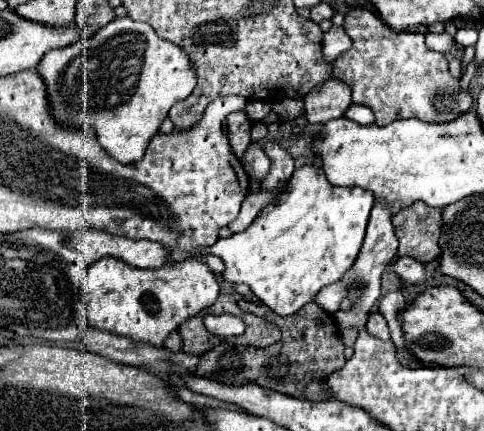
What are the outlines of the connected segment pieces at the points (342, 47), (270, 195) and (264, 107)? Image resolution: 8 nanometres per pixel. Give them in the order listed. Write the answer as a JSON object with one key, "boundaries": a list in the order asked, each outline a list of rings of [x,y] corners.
{"boundaries":[[[[331,27],[325,35],[323,35],[323,55],[327,59],[327,63],[335,63],[335,59],[345,53],[347,49],[351,49],[351,37],[345,33],[343,27]]],[[[259,189],[257,193],[249,193],[247,199],[243,201],[243,207],[241,207],[241,213],[235,221],[231,221],[229,229],[233,233],[239,233],[239,231],[245,231],[253,221],[255,217],[267,207],[271,205],[277,197],[279,197],[281,191],[265,191],[265,189]]],[[[259,99],[249,101],[249,103],[247,103],[247,109],[245,109],[247,117],[249,117],[253,123],[263,121],[269,111],[271,111],[271,103],[265,103],[265,101],[259,101]]]]}

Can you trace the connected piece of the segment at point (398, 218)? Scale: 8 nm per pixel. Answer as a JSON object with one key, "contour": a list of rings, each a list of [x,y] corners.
{"contour":[[[415,201],[413,205],[401,209],[393,217],[393,227],[399,239],[399,257],[413,257],[421,263],[439,261],[441,257],[439,237],[441,237],[441,227],[443,227],[443,209],[431,209],[429,205]]]}

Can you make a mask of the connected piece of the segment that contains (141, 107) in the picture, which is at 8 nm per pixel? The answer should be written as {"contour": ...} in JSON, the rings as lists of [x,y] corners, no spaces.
{"contour":[[[117,17],[101,27],[95,37],[85,37],[67,49],[53,49],[43,57],[37,69],[47,85],[53,117],[65,125],[89,125],[97,133],[99,145],[121,163],[135,163],[143,157],[147,143],[159,131],[161,121],[169,109],[191,95],[197,85],[197,69],[189,55],[171,41],[157,37],[147,23],[133,21],[131,17]]]}

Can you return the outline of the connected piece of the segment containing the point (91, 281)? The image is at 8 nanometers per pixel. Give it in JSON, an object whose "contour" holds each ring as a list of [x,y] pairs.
{"contour":[[[103,257],[87,269],[85,277],[85,315],[91,327],[129,337],[135,343],[163,347],[165,339],[181,323],[205,313],[219,295],[215,275],[199,259],[169,263],[159,269],[131,267],[119,259]]]}

